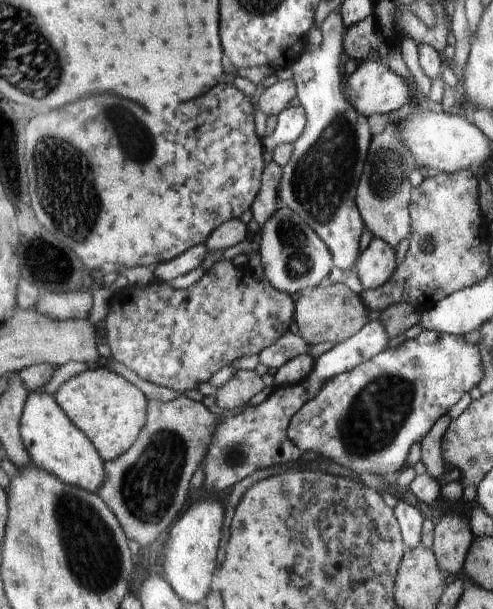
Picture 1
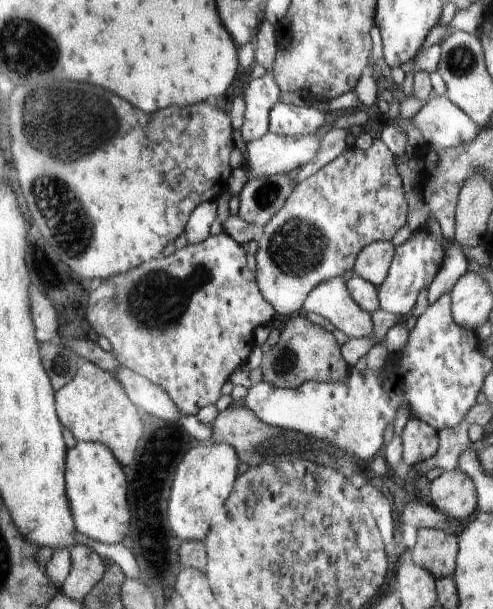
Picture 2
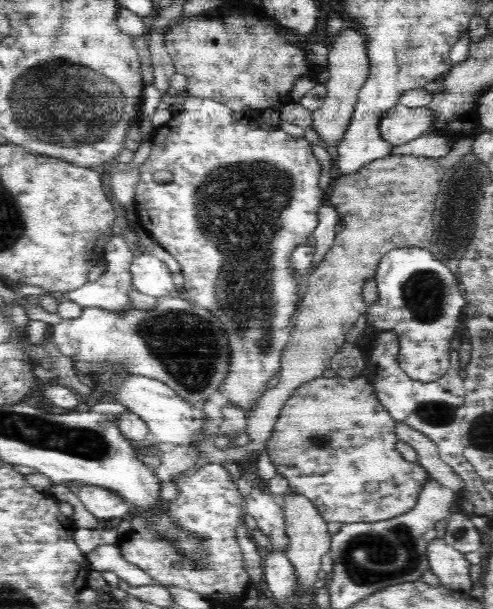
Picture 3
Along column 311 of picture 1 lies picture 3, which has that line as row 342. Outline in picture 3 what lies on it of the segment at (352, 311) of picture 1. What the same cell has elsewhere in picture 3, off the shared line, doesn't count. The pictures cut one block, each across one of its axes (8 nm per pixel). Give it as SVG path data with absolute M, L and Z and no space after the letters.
M386 155L384 158L373 160L360 170L350 174L350 176L336 175L336 184L330 196L330 204L337 210L344 229L335 235L333 245L323 256L314 270L310 270L305 277L306 292L298 306L297 314L293 317L292 330L290 331L290 341L286 344L281 355L280 370L277 372L278 384L266 390L260 398L260 402L247 413L246 432L250 437L250 442L244 447L228 447L226 450L218 450L214 446L213 440L218 436L219 425L222 422L221 408L211 399L203 402L204 413L206 414L206 424L200 438L196 438L196 447L200 453L197 461L198 466L209 465L220 466L222 463L236 463L241 472L248 461L254 459L257 462L259 456L266 451L267 440L271 437L278 415L282 407L286 404L289 396L298 386L309 380L322 377L328 373L332 356L339 351L345 343L346 334L350 332L356 324L359 316L366 313L370 307L364 302L362 296L362 286L366 280L374 279L378 265L383 256L402 247L424 248L424 244L430 242L434 234L433 212L435 202L440 192L441 182L445 177L445 169L440 166L437 158L412 155Z

